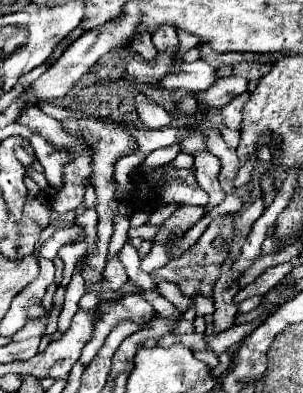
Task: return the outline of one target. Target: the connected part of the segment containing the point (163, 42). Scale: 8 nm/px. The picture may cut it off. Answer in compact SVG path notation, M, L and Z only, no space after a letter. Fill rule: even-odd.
M166 25L160 31L154 31L152 41L154 41L154 45L156 45L158 51L166 51L166 47L170 47L170 51L176 53L178 45L180 45L176 31L172 27L166 27Z

